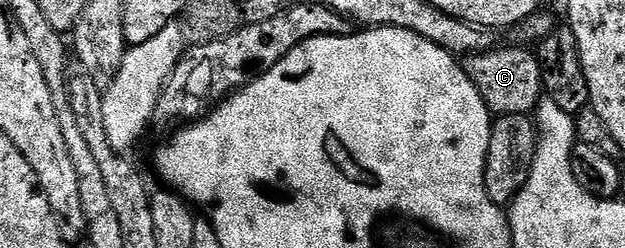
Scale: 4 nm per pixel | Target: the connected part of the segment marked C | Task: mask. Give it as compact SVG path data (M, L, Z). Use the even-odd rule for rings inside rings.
M498 46L488 52L474 52L466 55L463 60L465 73L471 78L475 90L483 98L494 117L507 114L523 114L528 116L536 113L537 105L543 99L541 71L536 55L525 46Z

